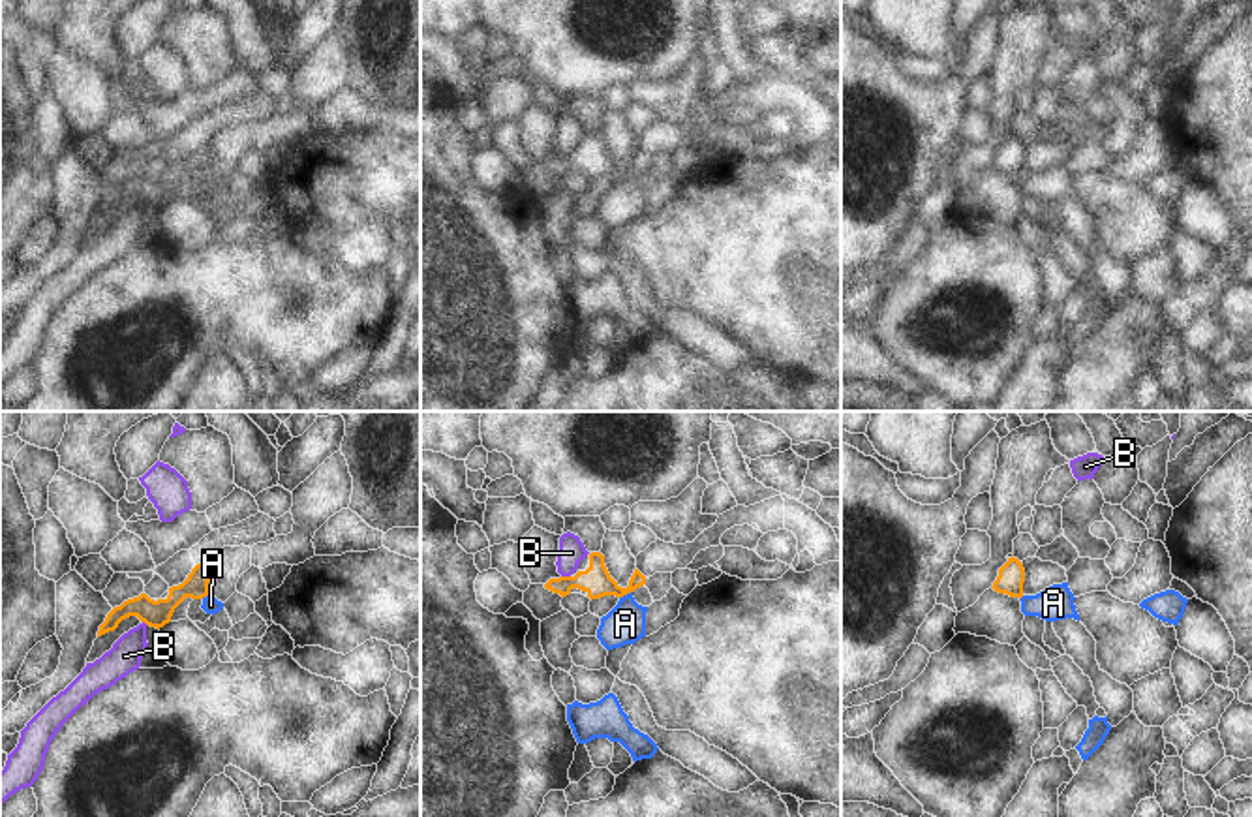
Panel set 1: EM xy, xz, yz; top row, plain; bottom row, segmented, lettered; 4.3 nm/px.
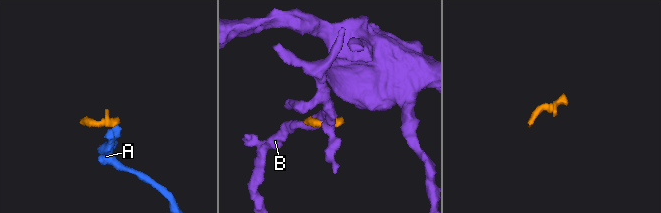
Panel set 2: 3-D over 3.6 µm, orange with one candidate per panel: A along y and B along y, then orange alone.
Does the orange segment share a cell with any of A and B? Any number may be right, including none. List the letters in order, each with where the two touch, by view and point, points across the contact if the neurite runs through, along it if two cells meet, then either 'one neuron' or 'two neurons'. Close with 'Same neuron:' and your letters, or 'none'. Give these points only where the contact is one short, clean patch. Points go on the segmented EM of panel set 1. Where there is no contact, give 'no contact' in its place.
A: xz (626, 594) | along xz (631, 590), (620, 598) | two neurons
B: xz (565, 577) | along xz (562, 575), (569, 577) | two neurons
Same neuron: none

